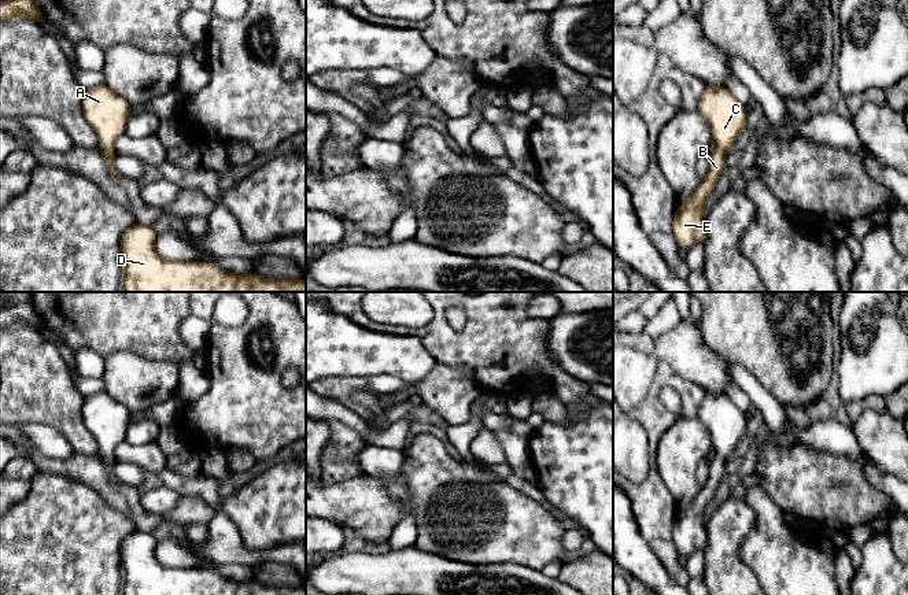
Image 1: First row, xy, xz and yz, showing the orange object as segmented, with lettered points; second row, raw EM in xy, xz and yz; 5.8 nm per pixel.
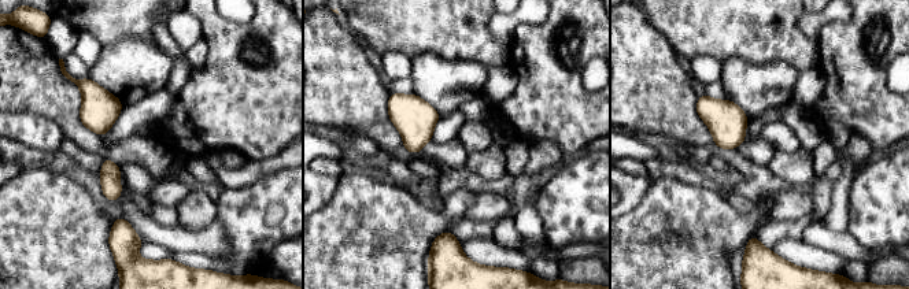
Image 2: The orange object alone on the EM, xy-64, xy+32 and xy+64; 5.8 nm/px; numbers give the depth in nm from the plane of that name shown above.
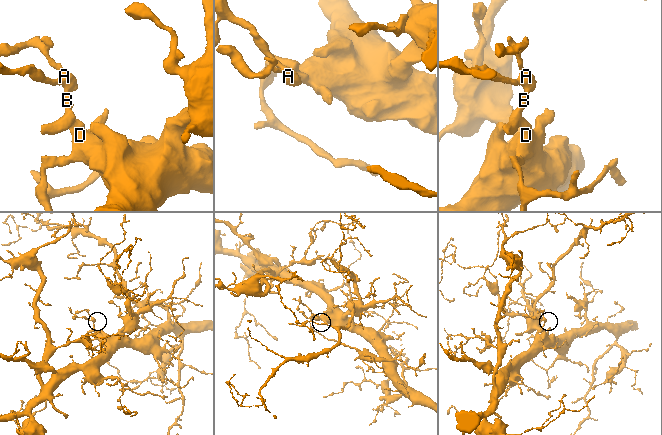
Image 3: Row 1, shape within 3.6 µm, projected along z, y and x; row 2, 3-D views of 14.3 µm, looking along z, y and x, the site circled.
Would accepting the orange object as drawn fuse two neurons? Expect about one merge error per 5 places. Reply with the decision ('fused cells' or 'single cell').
single cell

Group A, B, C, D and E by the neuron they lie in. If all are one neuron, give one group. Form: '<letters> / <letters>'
A B C D E

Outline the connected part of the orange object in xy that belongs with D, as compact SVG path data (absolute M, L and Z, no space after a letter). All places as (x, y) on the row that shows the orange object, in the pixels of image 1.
M134 223L121 240L125 292L306 292L304 280L267 280L225 271L198 260L169 260L155 250L151 226Z

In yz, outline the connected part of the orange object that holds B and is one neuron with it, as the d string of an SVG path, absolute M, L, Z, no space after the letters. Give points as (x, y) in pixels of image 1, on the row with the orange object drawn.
M706 85L697 111L706 119L716 148L709 158L709 170L689 202L676 207L673 234L680 250L708 237L705 199L715 189L728 148L745 130L748 111L726 88Z

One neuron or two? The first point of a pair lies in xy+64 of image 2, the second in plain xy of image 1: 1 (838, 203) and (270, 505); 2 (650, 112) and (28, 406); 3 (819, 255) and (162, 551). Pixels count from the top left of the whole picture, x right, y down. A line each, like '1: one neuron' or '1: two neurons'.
1: two neurons
2: one neuron
3: one neuron

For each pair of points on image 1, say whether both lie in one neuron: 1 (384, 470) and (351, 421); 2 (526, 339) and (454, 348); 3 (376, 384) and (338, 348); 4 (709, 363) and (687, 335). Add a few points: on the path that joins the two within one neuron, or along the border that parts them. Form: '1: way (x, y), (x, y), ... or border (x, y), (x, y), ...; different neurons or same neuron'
1: border (366, 443), (398, 450); different neurons
2: way (508, 344), (501, 344), (495, 348), (472, 348); same neuron
3: border (366, 377), (392, 374), (401, 379); different neurons
4: way (702, 357), (687, 342); same neuron

